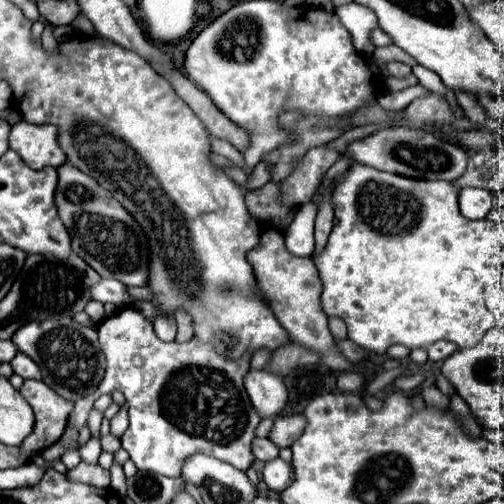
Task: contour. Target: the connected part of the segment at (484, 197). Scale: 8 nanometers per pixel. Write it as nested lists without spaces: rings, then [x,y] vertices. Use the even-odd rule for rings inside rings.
[[[463,188],[459,192],[459,210],[465,218],[477,220],[477,218],[487,218],[489,210],[493,208],[493,194],[483,188]]]

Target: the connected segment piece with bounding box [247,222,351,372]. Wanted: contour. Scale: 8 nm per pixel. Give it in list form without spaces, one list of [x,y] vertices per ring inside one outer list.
[[[259,222],[259,244],[247,252],[247,262],[253,268],[255,282],[259,288],[259,294],[273,310],[275,318],[281,322],[281,326],[287,330],[289,338],[293,342],[305,344],[311,350],[317,350],[323,354],[323,364],[331,370],[349,370],[351,362],[347,362],[337,350],[333,336],[327,328],[327,314],[321,308],[321,280],[319,272],[311,258],[297,258],[285,248],[283,232],[275,226],[269,226],[267,222]]]

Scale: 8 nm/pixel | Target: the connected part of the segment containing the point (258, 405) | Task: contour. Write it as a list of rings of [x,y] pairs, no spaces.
[[[249,368],[249,372],[243,378],[243,384],[253,408],[261,414],[261,418],[275,418],[277,414],[281,414],[281,410],[287,404],[287,388],[281,376],[269,370]]]

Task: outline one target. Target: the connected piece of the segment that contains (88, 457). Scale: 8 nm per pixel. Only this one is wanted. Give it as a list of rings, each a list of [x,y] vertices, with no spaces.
[[[91,436],[89,442],[85,442],[85,444],[79,448],[79,452],[81,452],[83,462],[87,462],[87,464],[95,464],[97,458],[99,458],[99,454],[101,454],[99,438],[97,438],[97,436]]]

